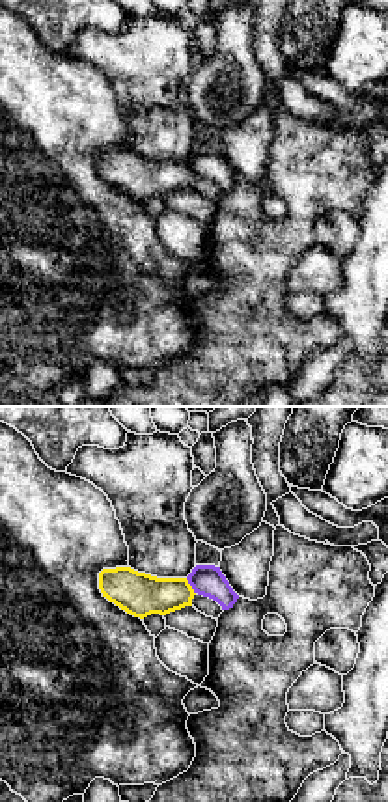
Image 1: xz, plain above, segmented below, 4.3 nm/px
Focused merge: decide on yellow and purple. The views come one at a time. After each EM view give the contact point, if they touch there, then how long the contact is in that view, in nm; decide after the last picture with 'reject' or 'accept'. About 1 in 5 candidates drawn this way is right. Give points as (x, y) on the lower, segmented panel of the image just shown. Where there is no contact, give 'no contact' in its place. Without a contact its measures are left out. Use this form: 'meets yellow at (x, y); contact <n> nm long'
meets yellow at (191, 586); contact 80 nm long

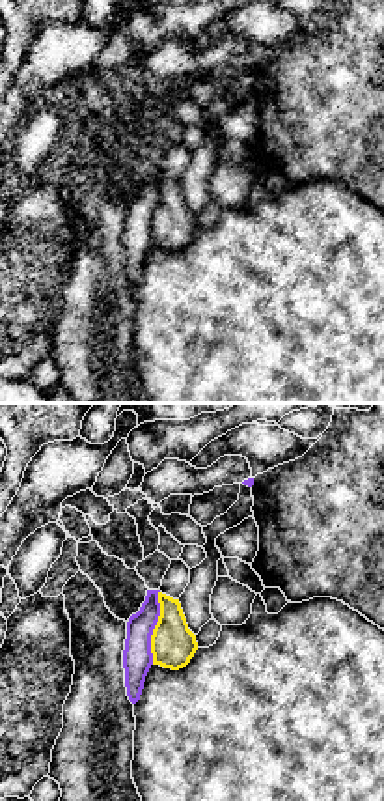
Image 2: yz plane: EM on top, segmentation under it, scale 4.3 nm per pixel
meets yellow at (155, 628); contact 320 nm long

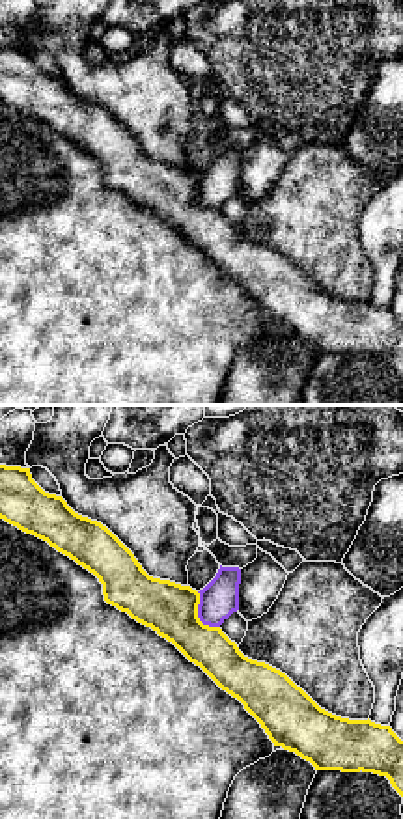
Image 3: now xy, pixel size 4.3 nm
meets yellow at (196, 616); contact 190 nm long

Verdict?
reject

